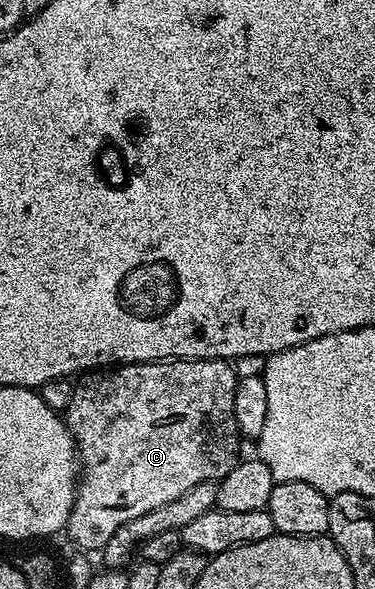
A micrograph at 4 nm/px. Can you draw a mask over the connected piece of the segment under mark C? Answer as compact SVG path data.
M172 359L120 365L110 372L99 371L88 376L83 379L88 381L81 382L72 391L65 420L75 440L81 472L65 533L79 548L76 550L102 551L113 531L129 519L137 519L137 515L145 515L145 511L153 511L153 507L165 507L165 503L173 503L173 499L181 499L181 495L185 495L189 487L197 487L197 483L217 483L239 464L241 438L233 415L237 373L227 365L230 364L223 359Z

